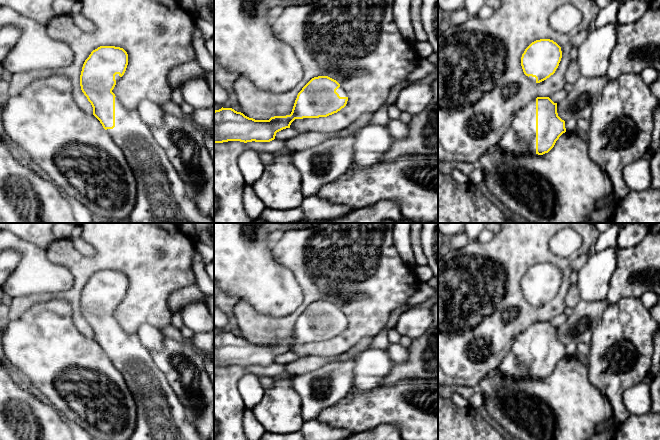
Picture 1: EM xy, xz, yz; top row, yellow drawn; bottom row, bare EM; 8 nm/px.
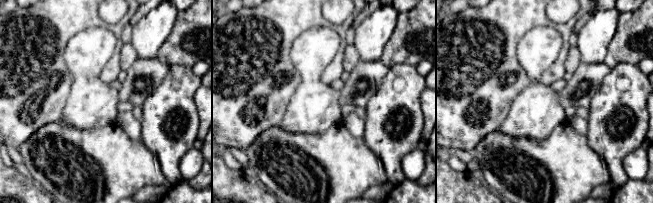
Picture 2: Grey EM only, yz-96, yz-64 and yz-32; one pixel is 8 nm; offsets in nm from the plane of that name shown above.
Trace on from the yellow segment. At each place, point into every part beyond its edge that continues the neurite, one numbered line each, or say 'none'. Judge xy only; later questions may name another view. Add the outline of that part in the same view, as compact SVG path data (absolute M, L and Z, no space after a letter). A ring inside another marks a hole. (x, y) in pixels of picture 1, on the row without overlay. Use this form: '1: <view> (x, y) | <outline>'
1: xy (160, 415) | M115 321L115 351L106 355L123 376L136 405L136 427L130 440L207 440L187 420L182 403L137 334L126 332Z

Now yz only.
1: yz (520, 362) | M536 323L516 337L498 371L512 379L536 378Z

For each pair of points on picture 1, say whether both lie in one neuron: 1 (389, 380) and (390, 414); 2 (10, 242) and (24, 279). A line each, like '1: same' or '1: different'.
1: different
2: same

